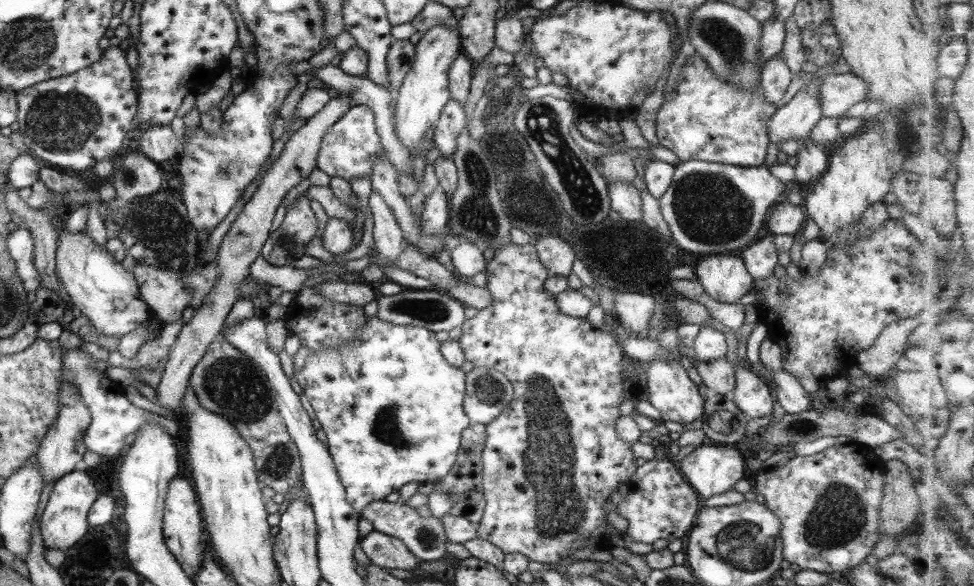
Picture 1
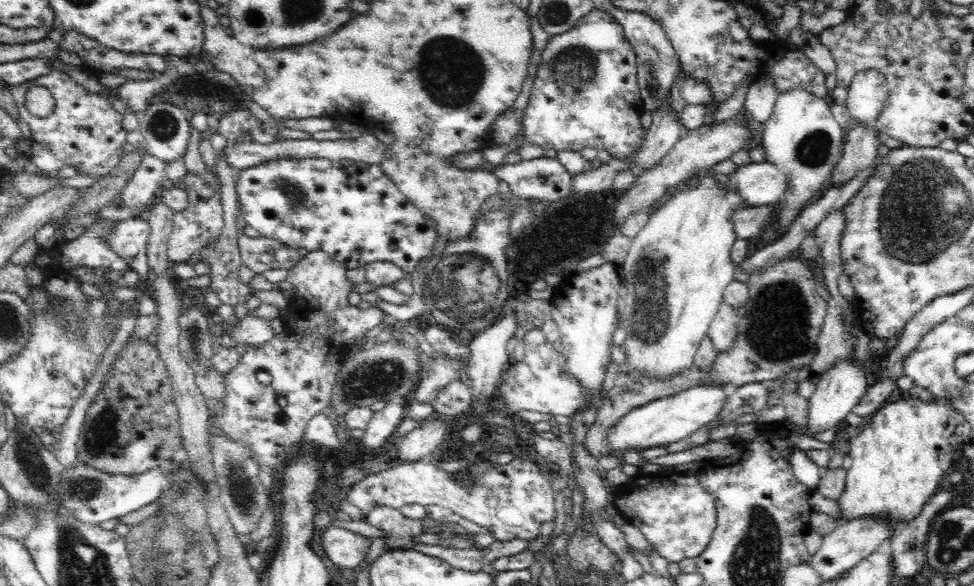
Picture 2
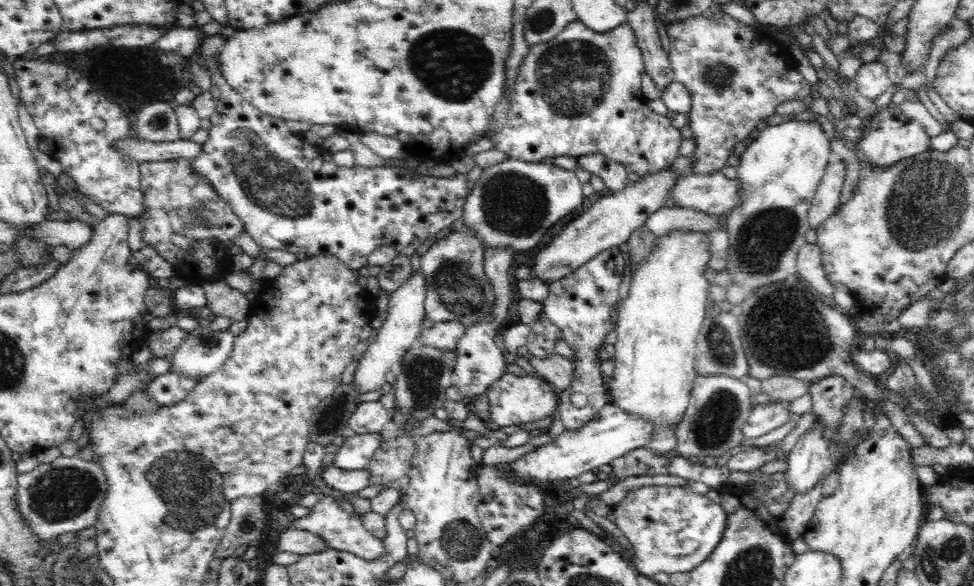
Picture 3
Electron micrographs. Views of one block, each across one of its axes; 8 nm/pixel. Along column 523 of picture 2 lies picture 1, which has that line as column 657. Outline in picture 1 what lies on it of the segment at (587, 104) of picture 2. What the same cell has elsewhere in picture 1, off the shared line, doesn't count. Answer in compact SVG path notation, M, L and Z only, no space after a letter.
M699 55L689 56L681 66L680 78L673 92L659 106L655 118L655 134L659 145L671 150L681 161L691 159L703 162L723 163L724 165L758 167L765 160L768 136L766 124L776 111L776 106L767 103L757 92L741 90L721 79L713 79L711 68Z

